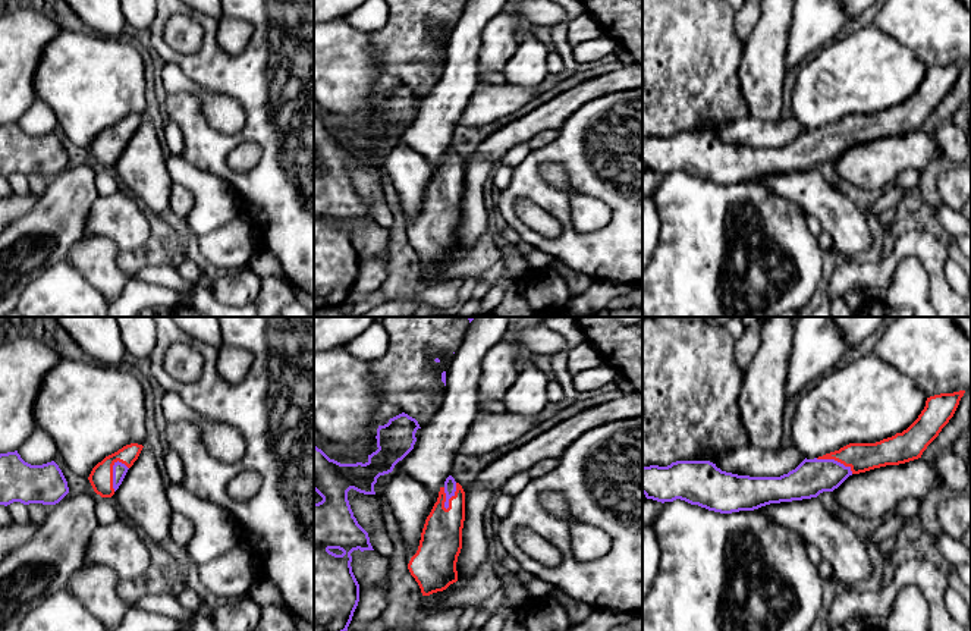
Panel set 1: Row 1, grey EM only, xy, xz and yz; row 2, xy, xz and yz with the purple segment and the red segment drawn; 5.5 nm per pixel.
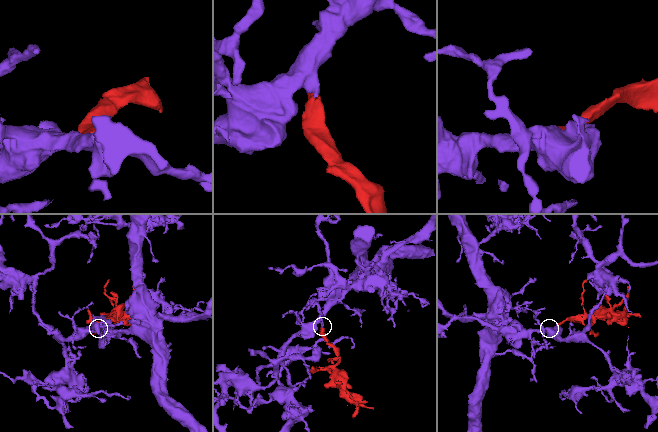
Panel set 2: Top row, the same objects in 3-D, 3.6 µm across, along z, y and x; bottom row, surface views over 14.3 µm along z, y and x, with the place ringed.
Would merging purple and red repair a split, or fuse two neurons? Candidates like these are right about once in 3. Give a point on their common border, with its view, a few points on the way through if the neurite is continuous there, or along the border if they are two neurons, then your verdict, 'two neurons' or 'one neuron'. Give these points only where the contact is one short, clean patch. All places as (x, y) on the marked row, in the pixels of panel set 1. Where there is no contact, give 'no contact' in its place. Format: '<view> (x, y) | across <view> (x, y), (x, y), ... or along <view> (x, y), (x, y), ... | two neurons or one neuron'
xz (452, 495) | across xz (449, 484), (452, 495), (442, 536) | one neuron

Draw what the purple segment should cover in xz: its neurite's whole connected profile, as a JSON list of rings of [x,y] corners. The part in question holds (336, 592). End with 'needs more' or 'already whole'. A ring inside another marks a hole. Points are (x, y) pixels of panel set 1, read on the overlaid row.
[[[402,412],[377,428],[377,451],[365,464],[340,464],[314,446],[314,490],[323,497],[314,503],[314,631],[348,631],[359,602],[359,584],[352,572],[353,550],[374,550],[368,533],[358,524],[348,500],[351,489],[375,495],[374,484],[380,475],[393,471],[417,442],[418,421]]]; already whole

